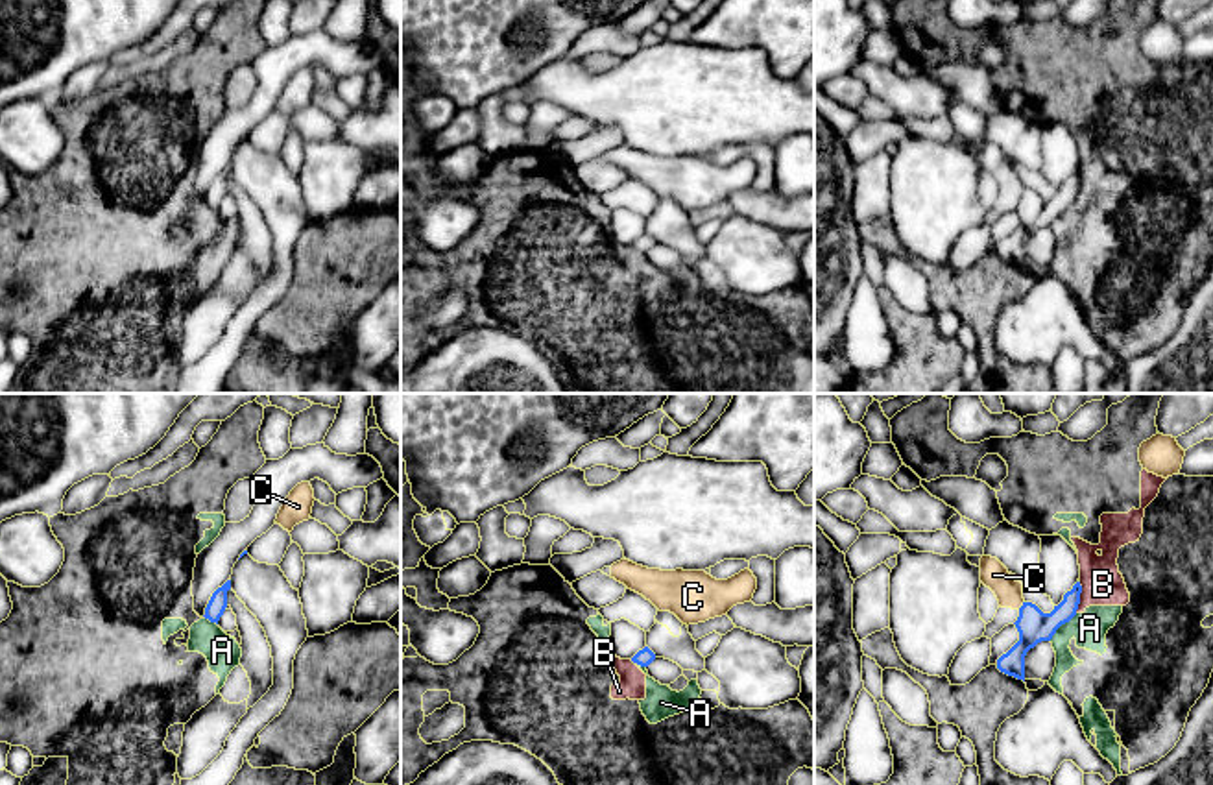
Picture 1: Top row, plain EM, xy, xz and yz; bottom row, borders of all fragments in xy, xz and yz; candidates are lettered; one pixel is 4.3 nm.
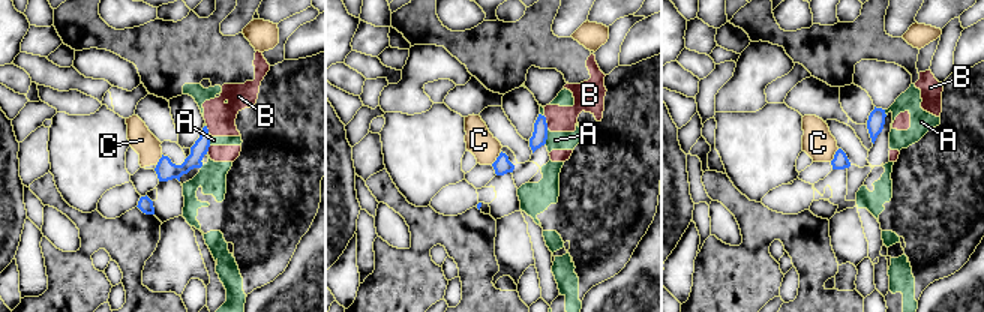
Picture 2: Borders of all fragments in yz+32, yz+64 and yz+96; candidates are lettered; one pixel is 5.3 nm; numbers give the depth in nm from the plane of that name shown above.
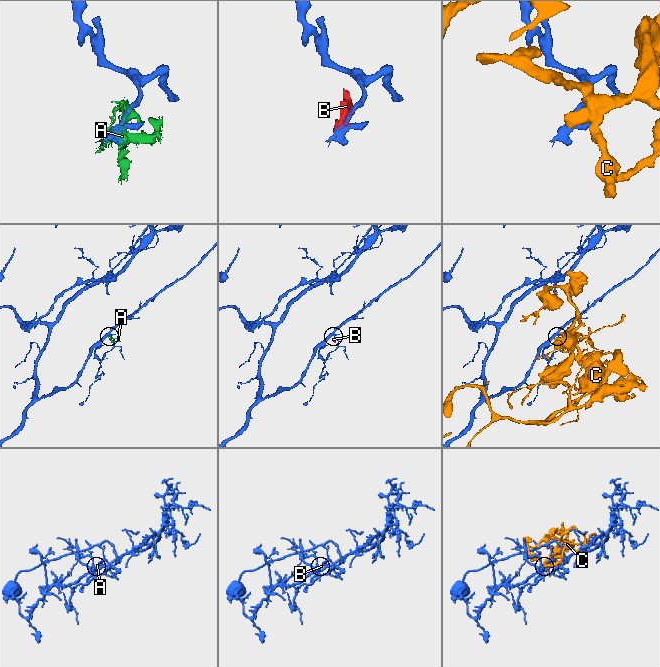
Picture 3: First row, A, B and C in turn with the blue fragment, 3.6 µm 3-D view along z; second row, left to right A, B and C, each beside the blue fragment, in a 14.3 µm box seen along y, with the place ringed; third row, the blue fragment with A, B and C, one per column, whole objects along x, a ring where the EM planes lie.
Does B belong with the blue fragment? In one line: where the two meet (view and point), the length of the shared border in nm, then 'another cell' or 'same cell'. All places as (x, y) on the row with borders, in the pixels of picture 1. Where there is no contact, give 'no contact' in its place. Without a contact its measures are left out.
yz (1079, 597) | 140 nm | another cell

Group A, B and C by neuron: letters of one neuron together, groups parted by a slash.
A B / C

